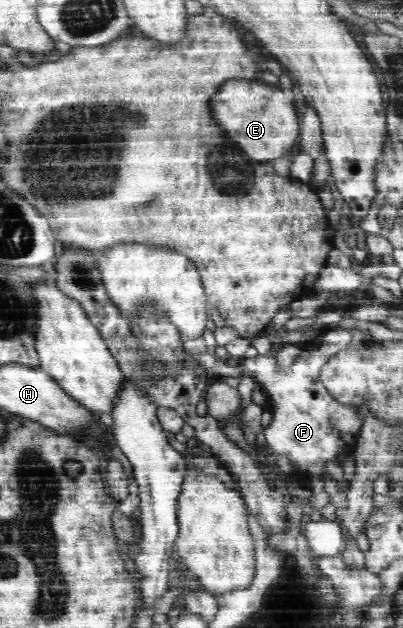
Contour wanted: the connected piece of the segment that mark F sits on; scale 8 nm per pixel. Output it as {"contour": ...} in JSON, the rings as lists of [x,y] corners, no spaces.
{"contour":[[[336,327],[329,333],[325,331],[325,335],[321,332],[315,335],[309,343],[309,351],[303,349],[289,367],[279,367],[276,359],[266,354],[244,358],[242,364],[247,373],[253,373],[261,381],[275,405],[273,421],[263,429],[261,440],[275,454],[289,457],[297,469],[309,471],[308,481],[321,475],[327,461],[337,459],[337,455],[340,459],[353,456],[357,449],[357,445],[353,445],[357,443],[361,429],[357,409],[343,407],[346,403],[335,401],[320,381],[320,371],[326,361],[342,352],[349,343],[351,331],[341,331]]]}

